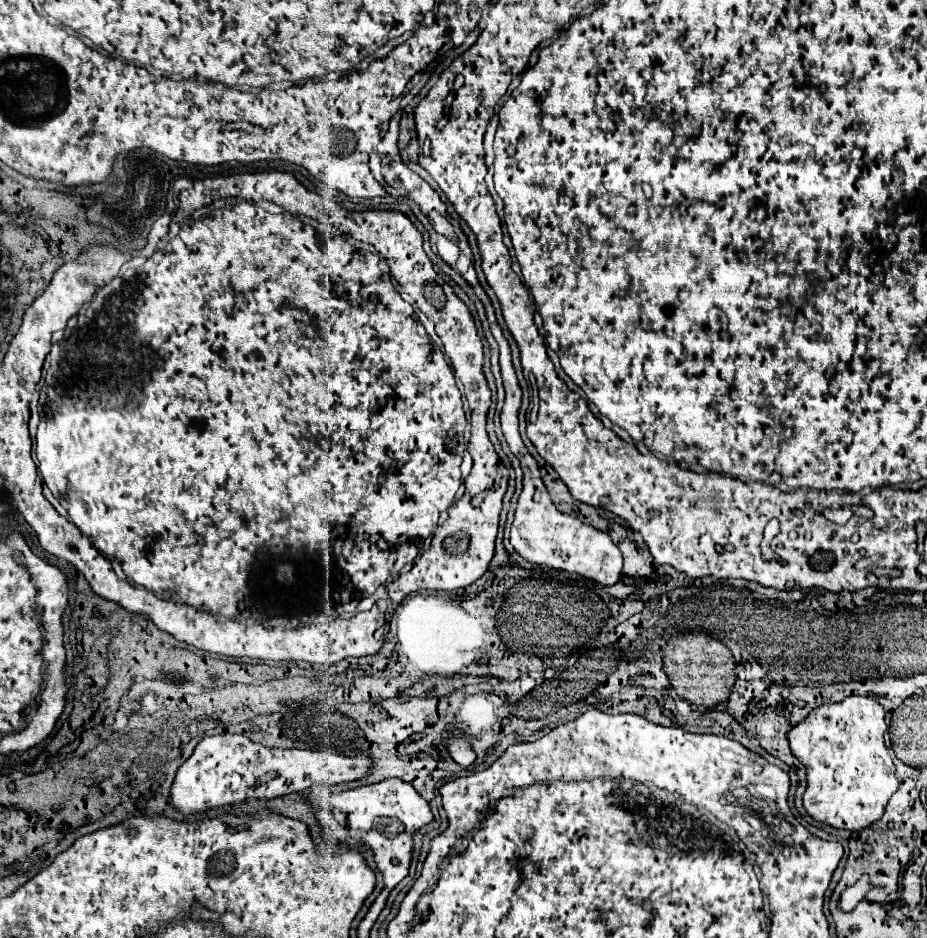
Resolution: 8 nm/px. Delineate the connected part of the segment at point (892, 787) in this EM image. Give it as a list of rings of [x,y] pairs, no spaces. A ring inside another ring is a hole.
[[[849,696],[843,702],[829,702],[813,708],[805,720],[787,732],[791,754],[797,756],[797,760],[801,760],[807,768],[807,790],[803,794],[803,806],[813,820],[825,822],[833,828],[859,832],[883,816],[889,798],[899,788],[895,764],[883,740],[885,730],[885,710],[877,700],[869,696]]]

